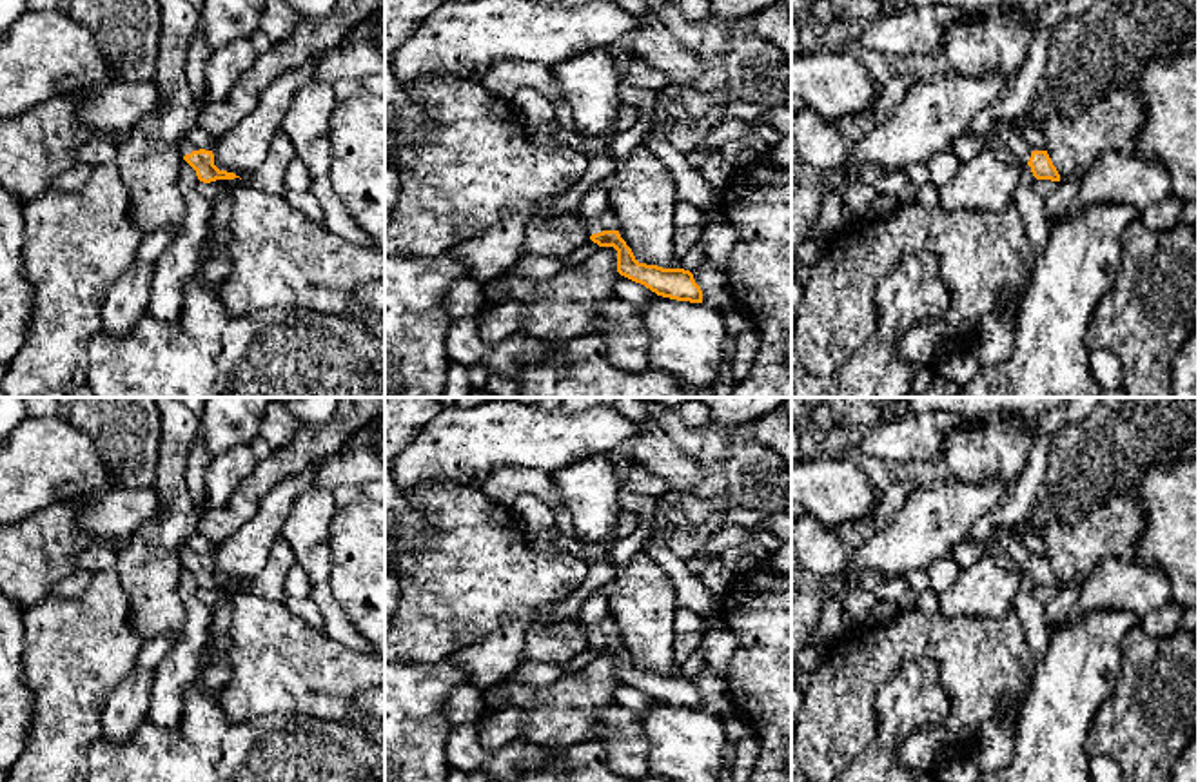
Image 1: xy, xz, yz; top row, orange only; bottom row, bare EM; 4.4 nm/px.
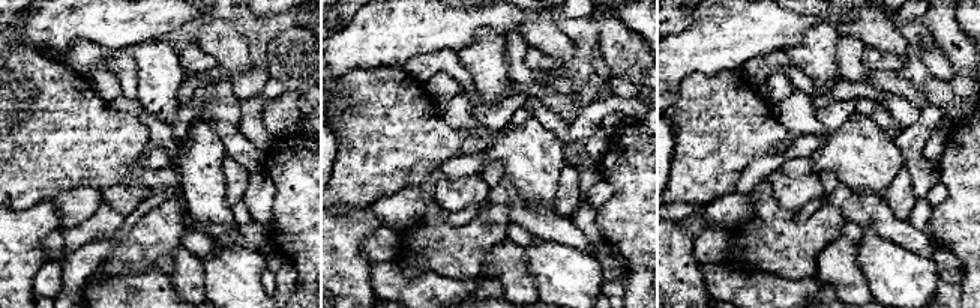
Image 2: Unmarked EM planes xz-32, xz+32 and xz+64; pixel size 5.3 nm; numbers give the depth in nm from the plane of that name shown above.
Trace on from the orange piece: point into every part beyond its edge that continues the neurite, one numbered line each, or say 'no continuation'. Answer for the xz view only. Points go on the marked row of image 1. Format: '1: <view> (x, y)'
1: xz (607, 220)

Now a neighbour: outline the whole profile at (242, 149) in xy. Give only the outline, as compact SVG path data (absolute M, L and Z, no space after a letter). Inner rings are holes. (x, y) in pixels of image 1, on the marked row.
M305 64L272 80L263 89L258 105L216 142L214 165L247 181L267 158L274 134L283 129L296 91L314 80L314 64Z

